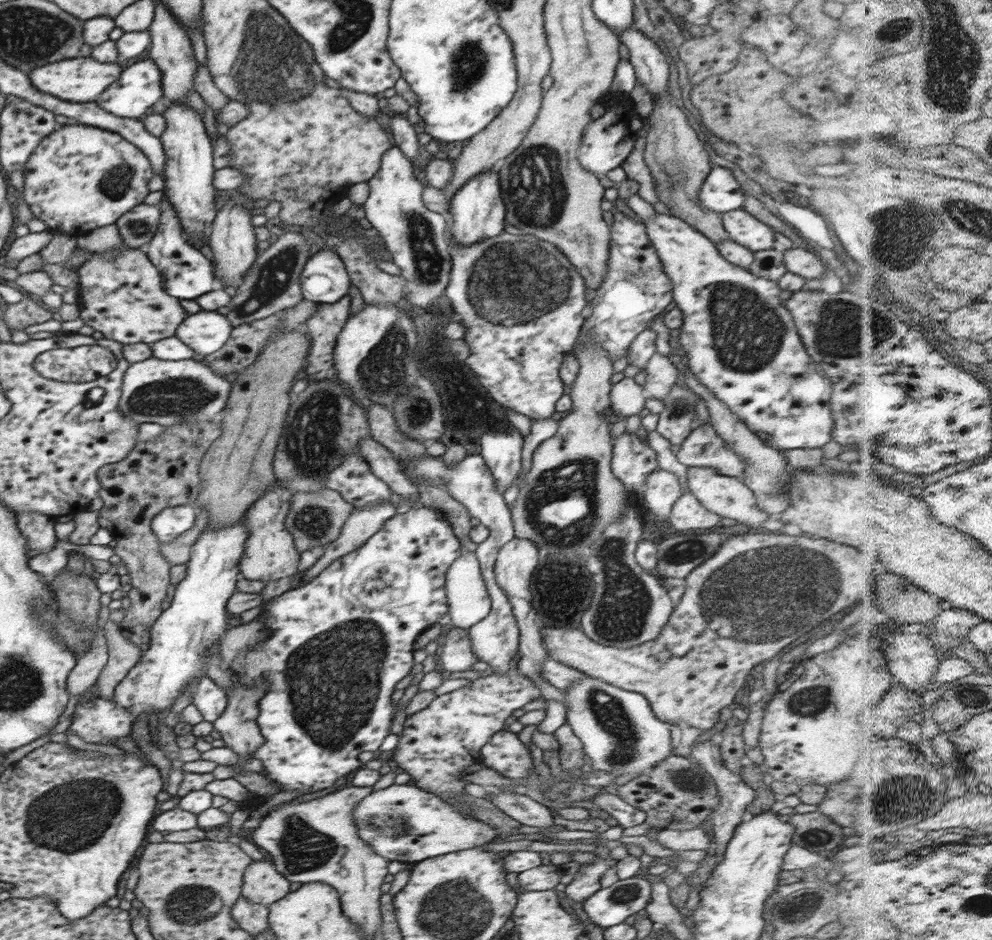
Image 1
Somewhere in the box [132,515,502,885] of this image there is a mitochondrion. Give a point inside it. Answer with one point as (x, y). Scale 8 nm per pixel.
(332, 681)

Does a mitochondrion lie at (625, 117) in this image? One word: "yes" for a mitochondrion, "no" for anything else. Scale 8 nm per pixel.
no

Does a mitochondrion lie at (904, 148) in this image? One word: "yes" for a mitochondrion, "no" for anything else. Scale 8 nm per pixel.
no

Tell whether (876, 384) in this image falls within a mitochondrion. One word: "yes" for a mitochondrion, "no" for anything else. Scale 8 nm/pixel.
no

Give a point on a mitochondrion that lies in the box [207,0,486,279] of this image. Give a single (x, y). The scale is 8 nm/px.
(266, 66)

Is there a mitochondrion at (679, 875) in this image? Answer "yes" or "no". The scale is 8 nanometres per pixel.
no

